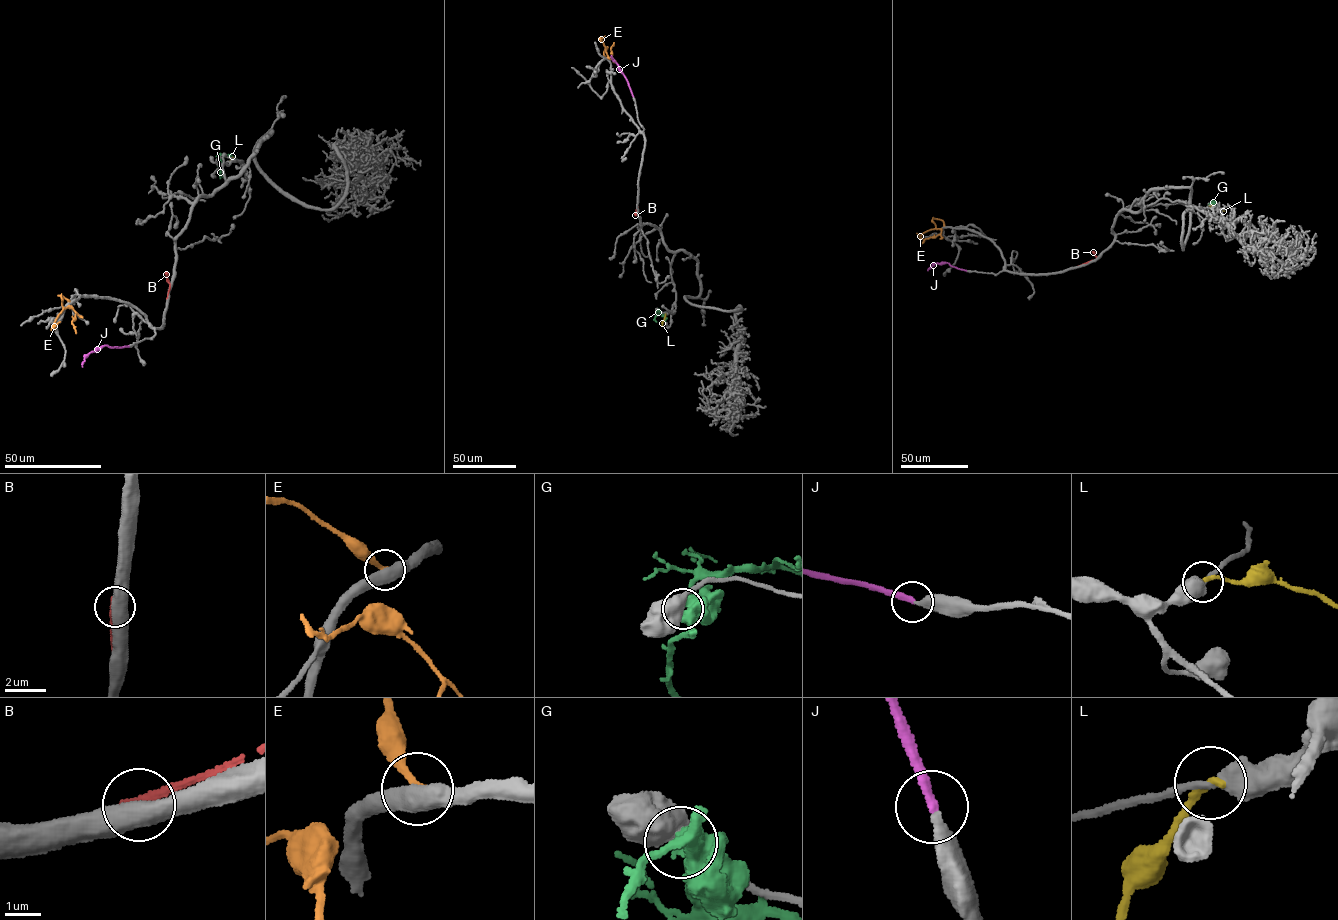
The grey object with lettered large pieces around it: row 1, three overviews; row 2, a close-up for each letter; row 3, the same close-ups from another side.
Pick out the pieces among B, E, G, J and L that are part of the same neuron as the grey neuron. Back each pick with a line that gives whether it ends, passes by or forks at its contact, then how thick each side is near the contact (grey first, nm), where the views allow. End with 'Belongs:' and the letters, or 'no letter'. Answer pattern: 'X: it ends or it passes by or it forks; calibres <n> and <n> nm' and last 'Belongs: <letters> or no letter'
J: it ends; calibres 360 and 280 nm
Belongs: J

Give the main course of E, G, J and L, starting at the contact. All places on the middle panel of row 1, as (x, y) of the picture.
E: (609, 61), (603, 51), (607, 47), (605, 51), (611, 59), (614, 42)
G: (658, 310), (656, 322)
J: (633, 97), (627, 81), (611, 55)
L: (668, 311), (661, 326)

